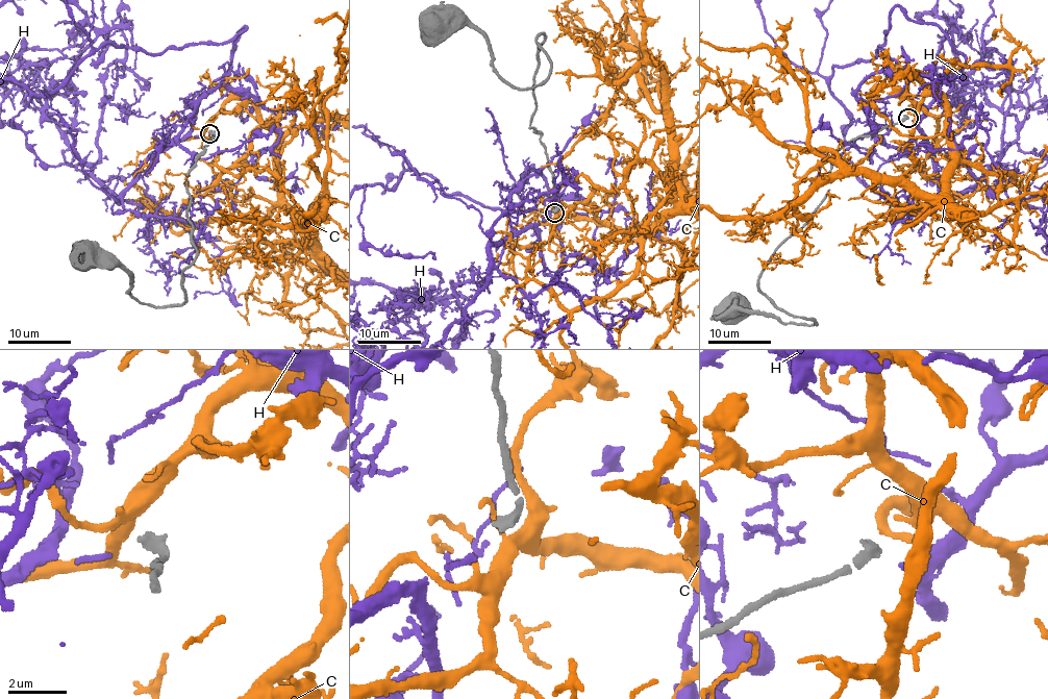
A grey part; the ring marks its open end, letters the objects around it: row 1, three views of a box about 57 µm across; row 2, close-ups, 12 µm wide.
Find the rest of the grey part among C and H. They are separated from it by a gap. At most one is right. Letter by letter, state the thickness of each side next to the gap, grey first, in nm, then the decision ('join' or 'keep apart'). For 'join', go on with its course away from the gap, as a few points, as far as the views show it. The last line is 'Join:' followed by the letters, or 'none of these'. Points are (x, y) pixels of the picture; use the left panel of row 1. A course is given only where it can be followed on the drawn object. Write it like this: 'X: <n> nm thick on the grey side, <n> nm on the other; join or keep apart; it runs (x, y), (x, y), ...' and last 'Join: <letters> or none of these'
C: 380 nm thick on the grey side, 260 nm on the other; keep apart
H: 380 nm thick on the grey side, 180 nm on the other; join
Join: H

